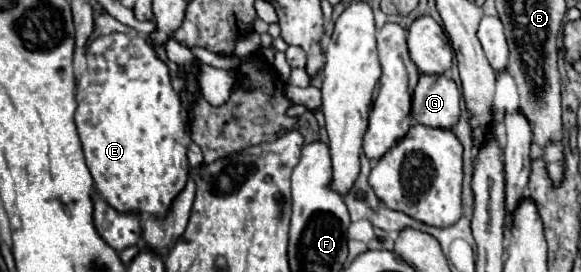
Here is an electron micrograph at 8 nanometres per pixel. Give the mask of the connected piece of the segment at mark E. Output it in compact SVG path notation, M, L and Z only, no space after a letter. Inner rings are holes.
M123 32L99 36L87 48L87 70L79 78L76 100L79 106L75 111L75 124L83 142L87 168L91 170L99 194L115 210L163 216L171 206L171 200L183 190L189 172L185 146L189 134L185 130L183 106L173 90L167 64L155 54L145 38L129 38Z

